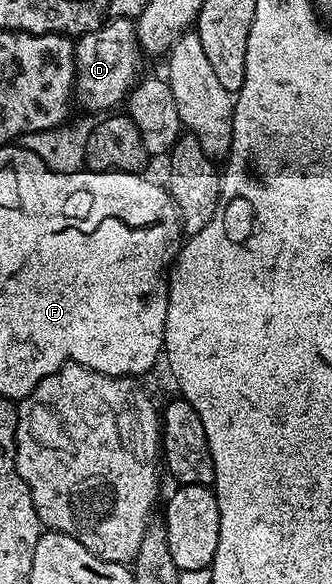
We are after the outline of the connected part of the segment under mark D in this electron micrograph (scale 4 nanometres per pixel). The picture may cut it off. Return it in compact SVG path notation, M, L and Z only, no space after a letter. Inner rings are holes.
M118 17L109 21L97 31L82 34L74 42L75 88L73 97L87 109L111 111L127 100L139 73L139 36L135 34L136 22L130 17ZM114 105L119 105L115 106ZM112 108L112 109L111 109Z

